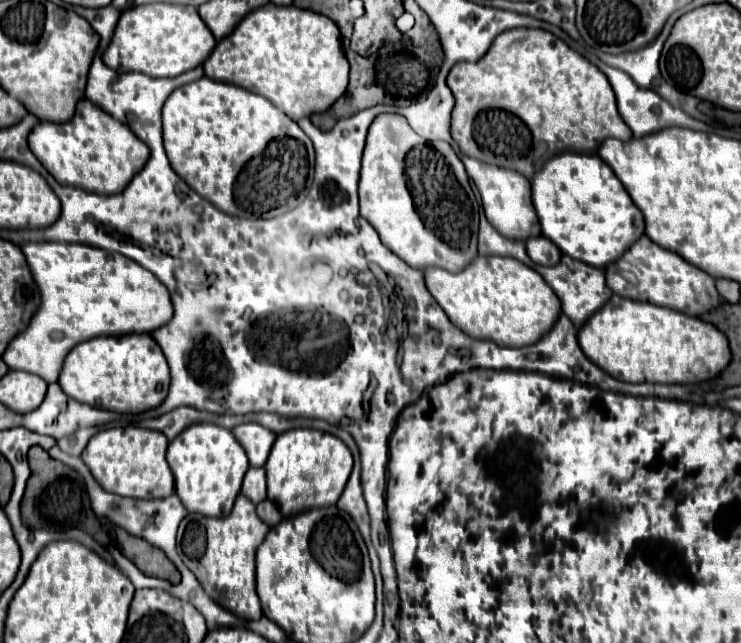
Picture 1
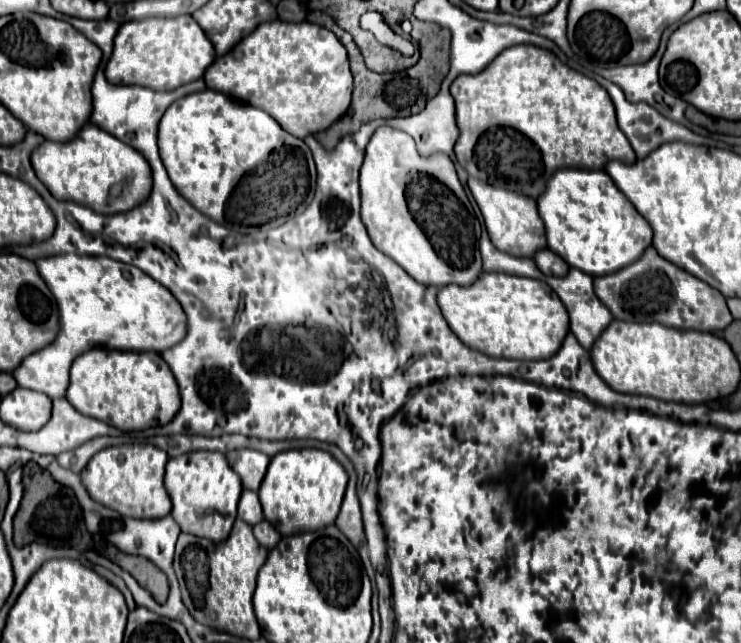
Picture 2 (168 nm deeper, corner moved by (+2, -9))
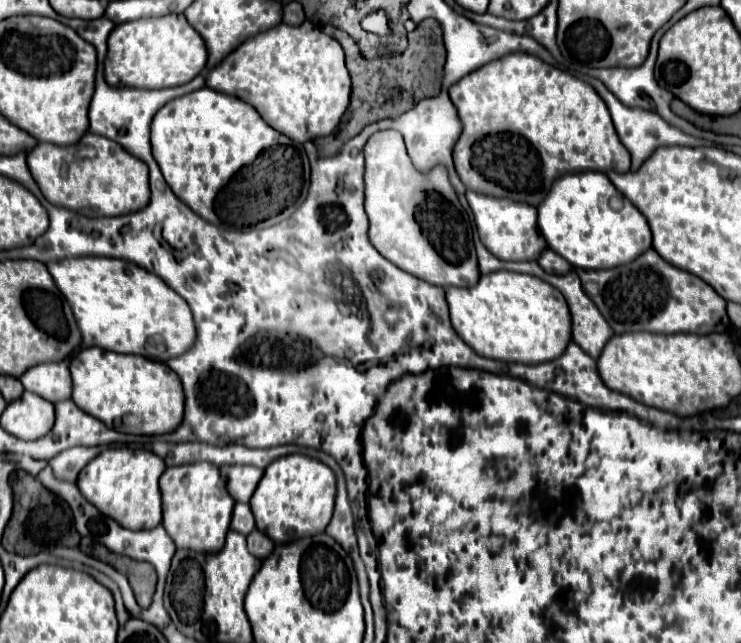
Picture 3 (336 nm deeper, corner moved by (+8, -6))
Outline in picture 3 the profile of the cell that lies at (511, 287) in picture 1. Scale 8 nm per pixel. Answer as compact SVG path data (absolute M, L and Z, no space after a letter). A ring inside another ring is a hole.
M518 272L480 276L476 286L446 288L456 334L480 356L500 362L540 364L558 358L570 340L570 312L564 296L548 282Z

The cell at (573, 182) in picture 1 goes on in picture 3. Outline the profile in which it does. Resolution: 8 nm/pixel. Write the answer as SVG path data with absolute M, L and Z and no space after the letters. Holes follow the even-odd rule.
M604 172L560 176L538 206L538 228L548 246L574 268L614 268L638 258L652 246L646 218L608 182Z

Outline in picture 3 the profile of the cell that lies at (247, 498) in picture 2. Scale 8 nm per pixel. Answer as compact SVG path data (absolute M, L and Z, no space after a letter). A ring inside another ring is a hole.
M238 502L238 504L234 506L230 528L232 528L232 530L238 530L240 534L250 534L250 532L254 530L254 514L252 514L252 510L250 510L248 504Z

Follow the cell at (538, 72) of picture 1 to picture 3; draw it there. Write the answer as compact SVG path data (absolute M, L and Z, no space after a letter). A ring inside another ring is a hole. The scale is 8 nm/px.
M512 52L488 62L476 72L464 76L460 82L452 84L450 100L456 106L464 126L454 146L454 166L466 188L538 206L560 174L584 170L630 170L630 154L622 146L612 126L610 112L598 92L584 80L542 62L538 56Z

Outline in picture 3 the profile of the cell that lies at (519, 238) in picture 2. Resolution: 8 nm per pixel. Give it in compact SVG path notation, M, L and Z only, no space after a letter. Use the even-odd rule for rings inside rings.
M466 190L466 200L474 212L478 234L484 246L500 260L536 260L546 248L546 242L536 226L536 208L524 202L512 202L510 198L496 198Z

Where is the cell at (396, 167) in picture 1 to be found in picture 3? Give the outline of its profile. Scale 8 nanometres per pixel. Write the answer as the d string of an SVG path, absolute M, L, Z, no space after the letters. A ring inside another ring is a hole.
M396 130L374 132L366 146L366 214L370 220L368 238L372 246L404 272L436 286L464 286L478 282L478 260L472 242L472 226L448 180L444 166L434 166L422 174L414 168L404 148L404 138ZM390 170L390 172L388 172ZM402 170L402 174L392 172Z

